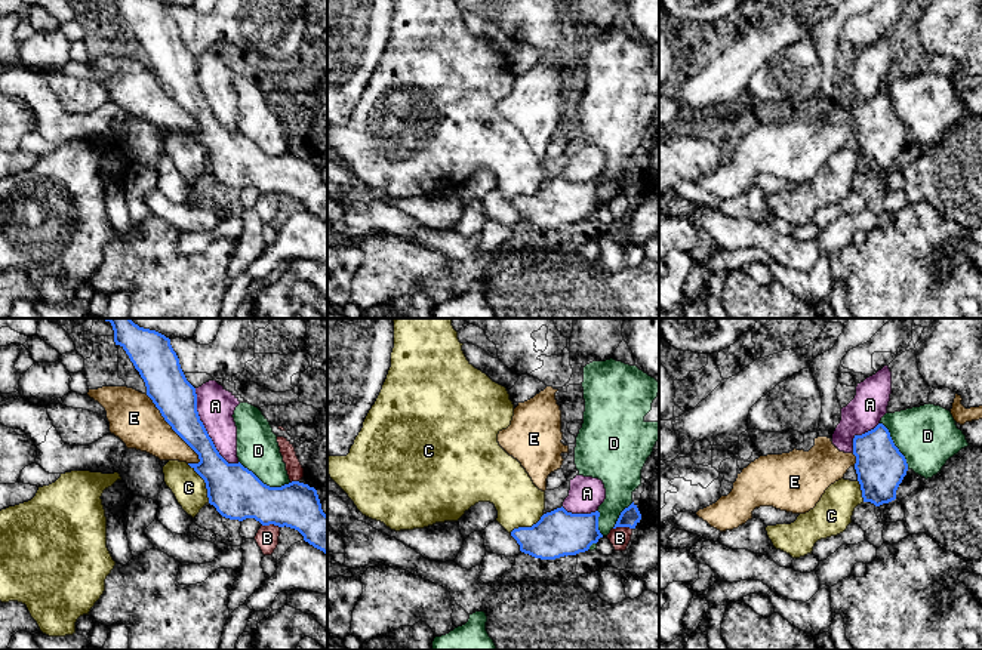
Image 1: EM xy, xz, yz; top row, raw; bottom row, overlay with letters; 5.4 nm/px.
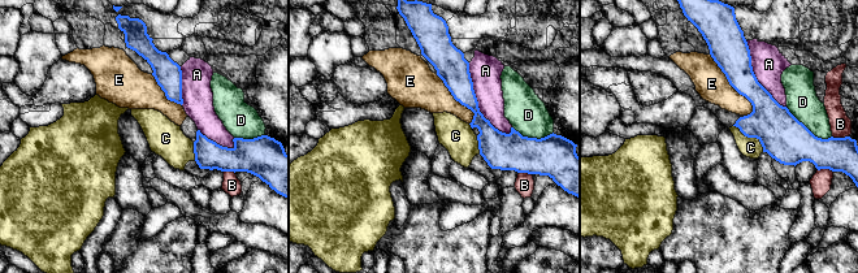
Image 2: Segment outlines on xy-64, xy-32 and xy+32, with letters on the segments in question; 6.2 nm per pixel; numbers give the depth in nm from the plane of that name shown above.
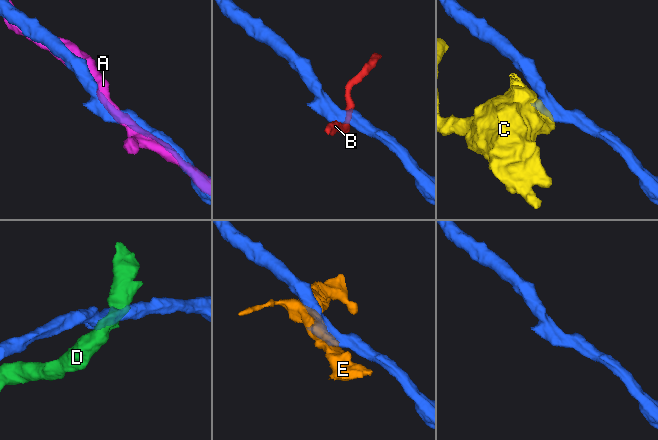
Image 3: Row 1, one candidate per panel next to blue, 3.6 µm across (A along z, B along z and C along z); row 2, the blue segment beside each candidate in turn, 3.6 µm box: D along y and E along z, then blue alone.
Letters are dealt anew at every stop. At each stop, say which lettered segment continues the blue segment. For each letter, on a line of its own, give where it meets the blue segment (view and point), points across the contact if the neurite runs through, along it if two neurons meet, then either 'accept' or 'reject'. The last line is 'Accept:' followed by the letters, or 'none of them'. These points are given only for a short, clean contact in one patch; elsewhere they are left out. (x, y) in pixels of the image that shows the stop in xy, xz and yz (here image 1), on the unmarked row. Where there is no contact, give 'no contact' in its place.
A: meets blue in xy at (205, 98); reject
B: meets blue in xz at (622, 194); border along xz (631, 196), (613, 197); reject
C: meets blue in xy at (205, 150); border along xy (187, 132), (203, 148), (209, 171); reject
D: meets blue in xy at (262, 151); reject
E: meets blue in xy at (172, 96); reject
Accept: none of them

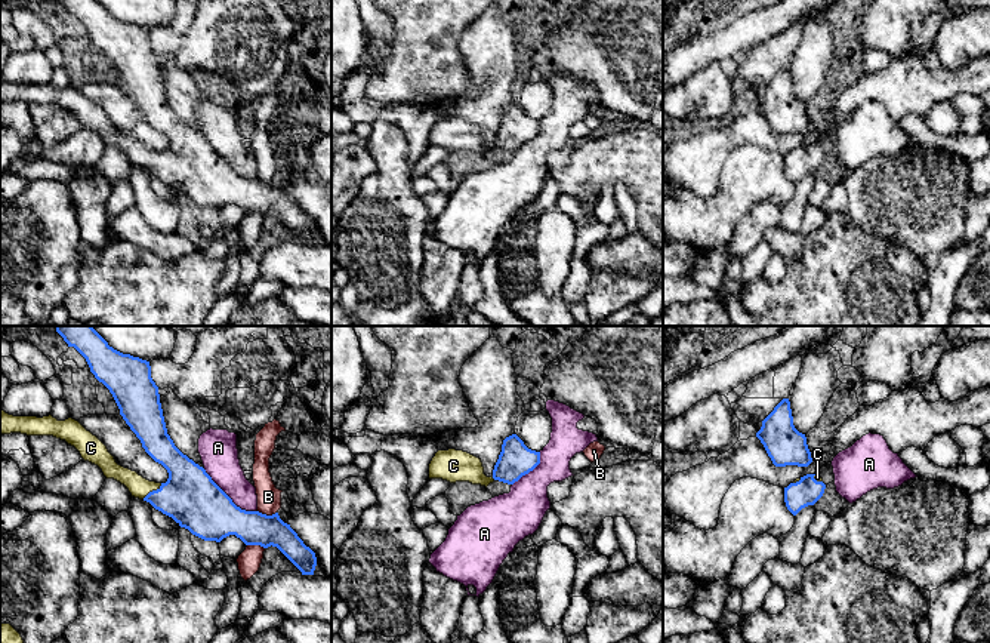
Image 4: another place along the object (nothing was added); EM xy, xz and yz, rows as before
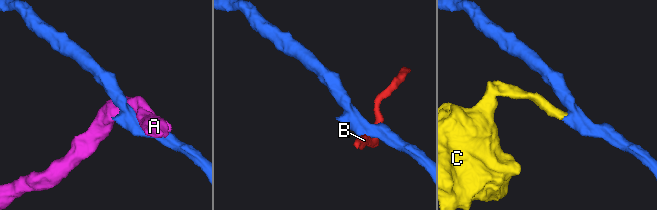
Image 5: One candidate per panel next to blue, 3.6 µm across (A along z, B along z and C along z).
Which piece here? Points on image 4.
A: meets blue in xy at (228, 165); reject
B: meets blue in xy at (265, 182); border along xy (256, 178), (265, 182), (275, 181); reject
C: meets blue in xy at (153, 159); runs through xy (190, 165), (162, 165), (153, 159), (138, 154); accept
Accept: C

